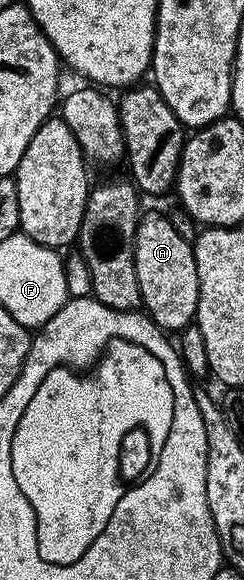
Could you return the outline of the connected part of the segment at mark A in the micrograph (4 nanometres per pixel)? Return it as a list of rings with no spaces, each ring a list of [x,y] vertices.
[[[144,214],[138,220],[133,236],[133,266],[144,308],[158,327],[163,331],[180,331],[194,324],[199,283],[193,247],[190,238],[185,238],[163,214]]]

